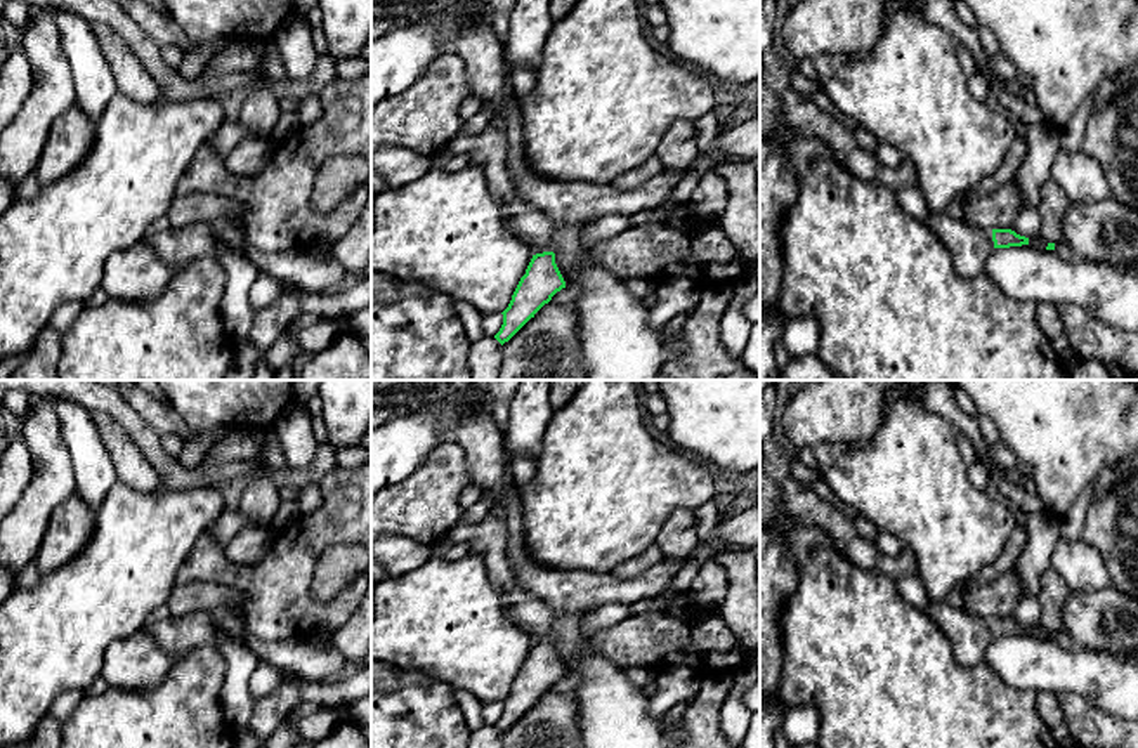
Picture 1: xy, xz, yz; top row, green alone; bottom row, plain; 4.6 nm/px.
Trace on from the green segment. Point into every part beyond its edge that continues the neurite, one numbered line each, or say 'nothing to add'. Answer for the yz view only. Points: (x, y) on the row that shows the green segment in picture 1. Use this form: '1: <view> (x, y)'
1: yz (968, 245)

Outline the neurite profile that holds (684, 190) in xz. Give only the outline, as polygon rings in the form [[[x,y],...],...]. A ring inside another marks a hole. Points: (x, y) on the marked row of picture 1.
[[[687,172],[682,180],[675,186],[675,189],[671,191],[671,200],[680,203],[680,205],[685,205],[689,203],[697,182],[701,179],[701,174],[697,172]]]

